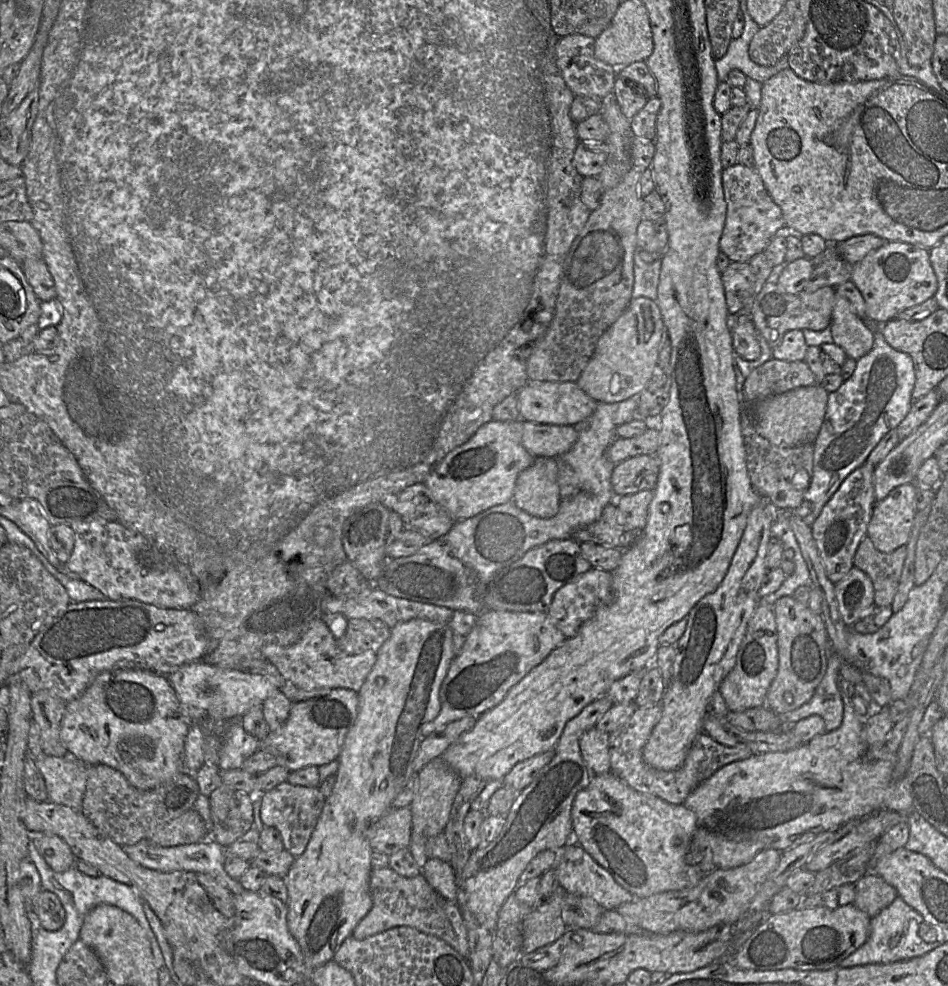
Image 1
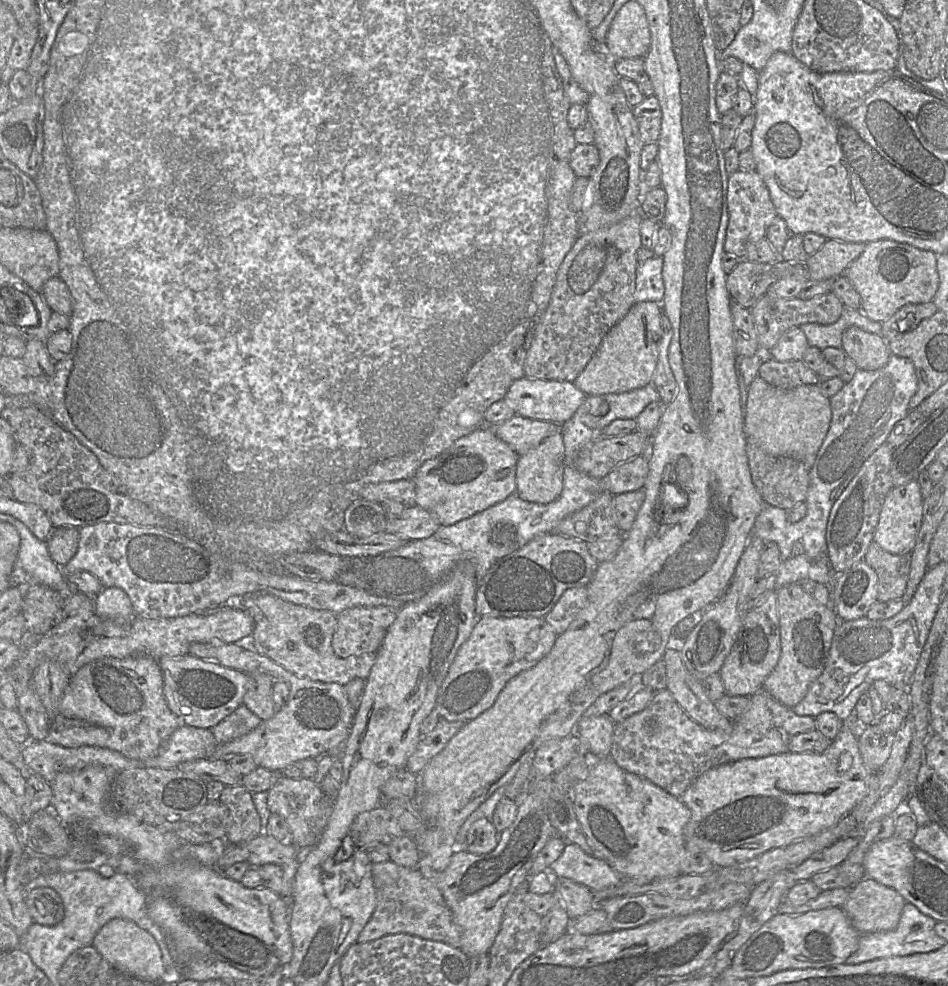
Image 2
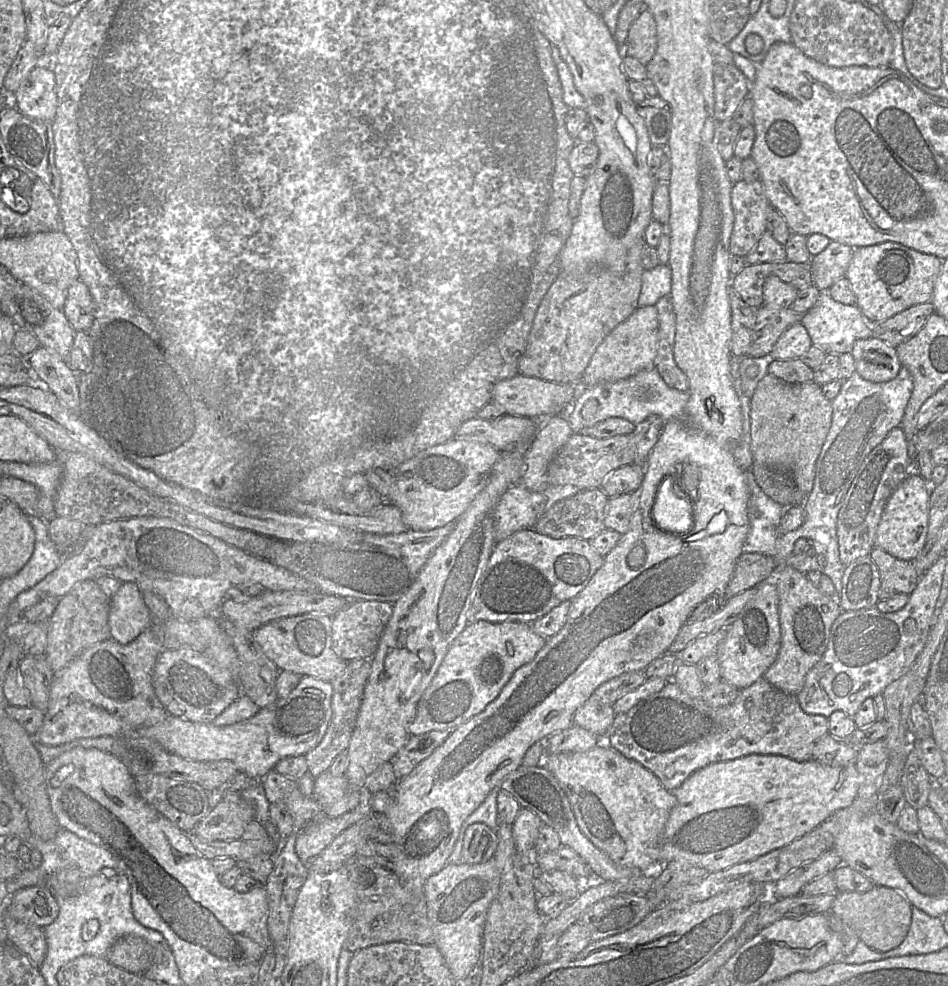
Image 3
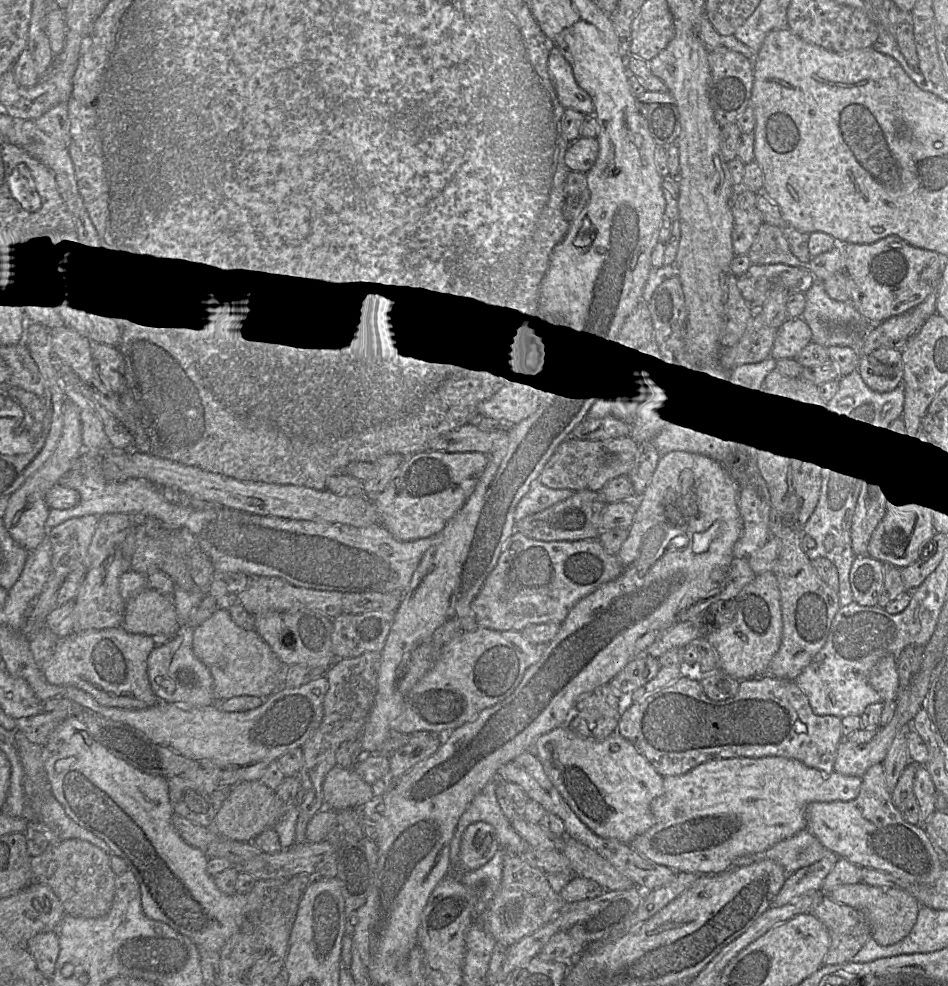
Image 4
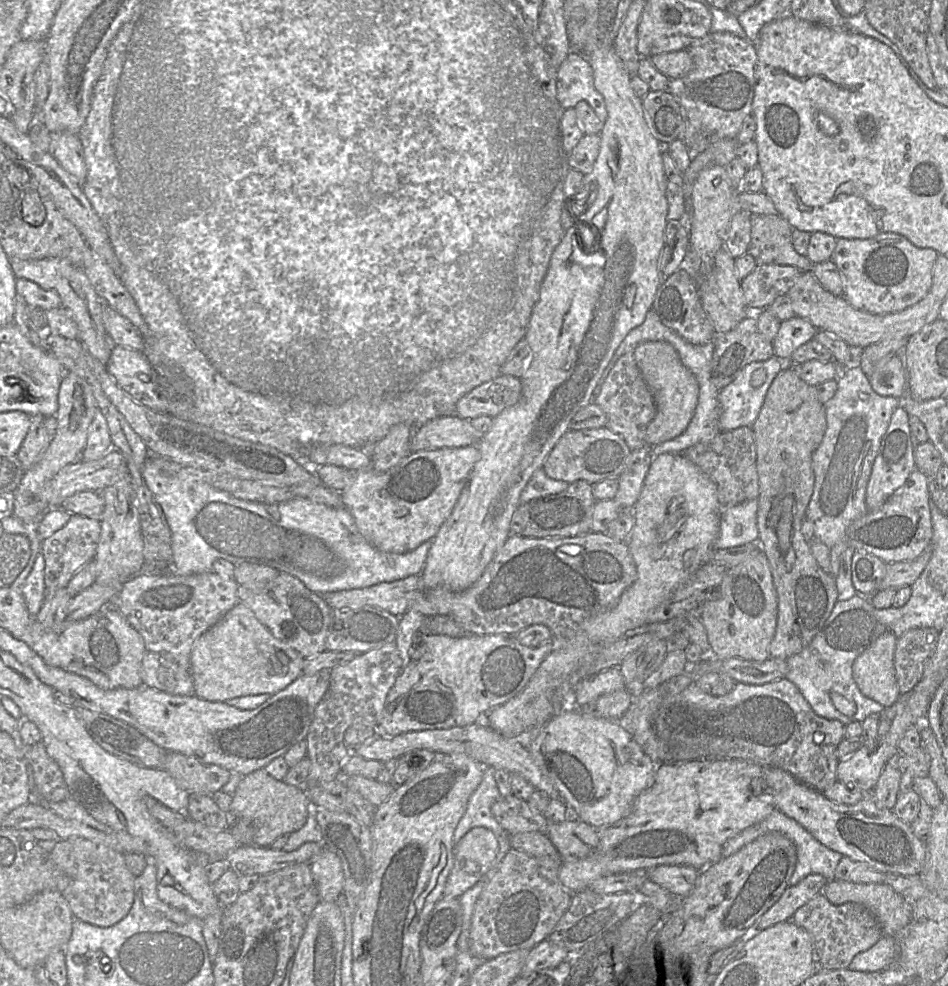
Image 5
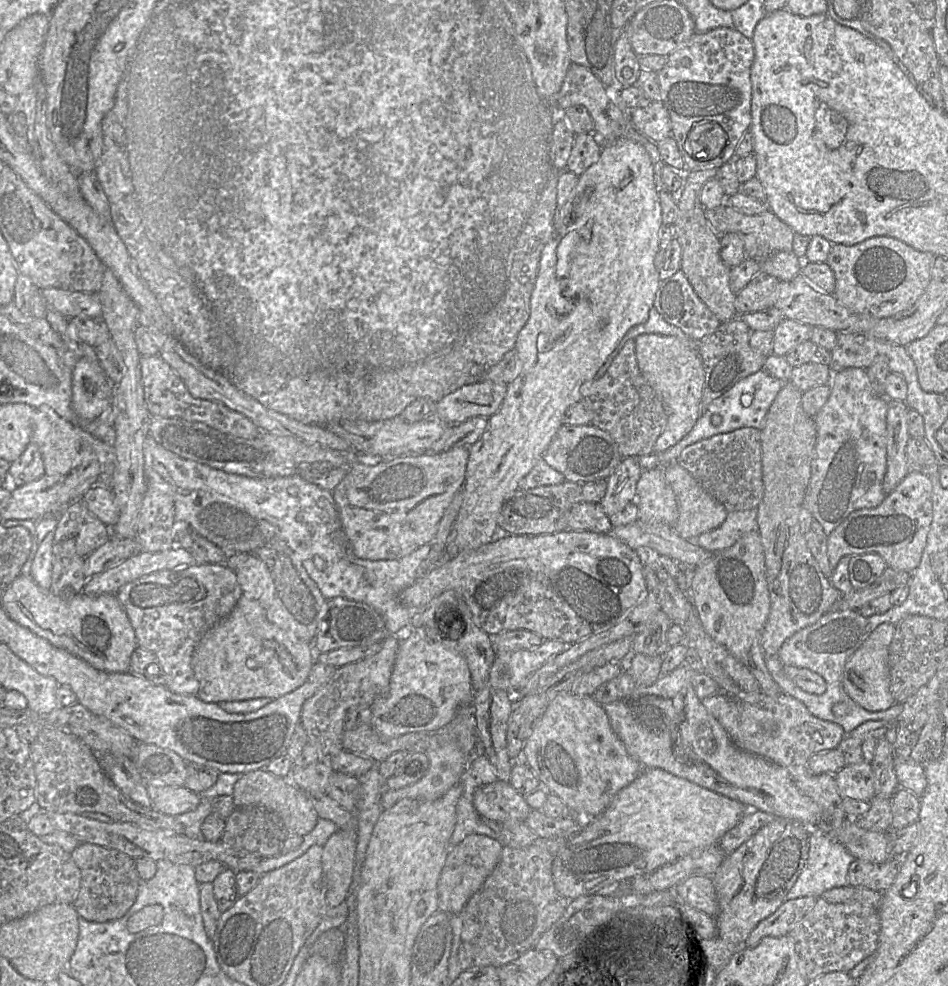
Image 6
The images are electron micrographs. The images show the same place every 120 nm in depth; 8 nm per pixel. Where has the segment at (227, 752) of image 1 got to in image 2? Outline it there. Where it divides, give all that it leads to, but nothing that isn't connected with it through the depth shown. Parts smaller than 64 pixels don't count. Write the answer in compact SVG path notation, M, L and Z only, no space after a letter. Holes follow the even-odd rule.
M243 703L211 730L220 745L251 732L261 724L261 721Z

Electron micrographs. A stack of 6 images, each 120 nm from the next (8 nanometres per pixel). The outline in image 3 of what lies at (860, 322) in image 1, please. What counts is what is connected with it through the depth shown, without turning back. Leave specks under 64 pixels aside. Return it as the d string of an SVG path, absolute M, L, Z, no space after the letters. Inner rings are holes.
M873 336L857 339L850 353L854 359L856 373L873 383L892 380L902 366L896 349Z

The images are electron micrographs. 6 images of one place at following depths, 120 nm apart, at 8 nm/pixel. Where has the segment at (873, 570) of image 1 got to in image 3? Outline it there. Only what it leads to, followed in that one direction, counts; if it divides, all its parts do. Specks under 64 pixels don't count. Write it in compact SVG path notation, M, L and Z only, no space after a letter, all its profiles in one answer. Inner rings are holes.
M874 547L869 556L880 573L879 600L887 600L899 594L911 594L921 577L913 561L898 559L878 547Z

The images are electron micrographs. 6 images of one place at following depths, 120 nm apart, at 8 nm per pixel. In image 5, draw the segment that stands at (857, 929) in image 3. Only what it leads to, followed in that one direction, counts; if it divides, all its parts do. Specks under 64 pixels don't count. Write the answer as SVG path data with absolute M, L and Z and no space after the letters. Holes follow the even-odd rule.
M833 879L825 884L822 893L835 905L854 902L866 907L875 916L882 933L886 936L894 937L912 919L912 902L898 894L886 883L854 883Z

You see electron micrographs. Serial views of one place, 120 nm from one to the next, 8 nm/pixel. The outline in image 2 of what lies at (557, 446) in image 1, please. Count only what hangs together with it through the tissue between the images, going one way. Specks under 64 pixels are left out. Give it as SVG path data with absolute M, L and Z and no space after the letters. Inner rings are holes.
M514 415L498 424L486 425L507 443L518 455L537 447L543 440L560 431L561 424L554 424Z

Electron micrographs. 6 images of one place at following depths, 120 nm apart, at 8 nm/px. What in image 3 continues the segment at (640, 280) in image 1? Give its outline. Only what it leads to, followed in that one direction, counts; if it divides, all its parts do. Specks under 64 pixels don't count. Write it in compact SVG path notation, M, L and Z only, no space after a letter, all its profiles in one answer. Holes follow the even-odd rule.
M659 264L653 269L644 270L638 306L655 305L657 301L671 292L672 272L667 264Z

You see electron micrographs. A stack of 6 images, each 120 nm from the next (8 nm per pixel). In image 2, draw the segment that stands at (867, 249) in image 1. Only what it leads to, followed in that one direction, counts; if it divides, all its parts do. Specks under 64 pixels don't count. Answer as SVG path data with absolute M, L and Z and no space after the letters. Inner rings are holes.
M826 240L805 262L808 278L816 281L835 279L862 254L866 243Z

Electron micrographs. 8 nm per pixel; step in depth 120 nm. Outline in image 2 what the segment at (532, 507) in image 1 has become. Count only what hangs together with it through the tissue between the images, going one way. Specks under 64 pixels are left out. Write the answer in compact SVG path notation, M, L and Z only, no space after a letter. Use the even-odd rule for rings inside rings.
M558 431L529 452L520 455L516 467L516 494L527 502L548 504L556 500L563 489L564 441Z

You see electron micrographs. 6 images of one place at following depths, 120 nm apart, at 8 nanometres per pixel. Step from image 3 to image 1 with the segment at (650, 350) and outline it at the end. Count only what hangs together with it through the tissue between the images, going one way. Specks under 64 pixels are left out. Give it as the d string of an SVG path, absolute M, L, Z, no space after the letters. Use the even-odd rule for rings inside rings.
M632 299L620 317L601 335L592 357L576 381L598 403L615 403L638 396L658 370L661 345L666 330L656 302Z

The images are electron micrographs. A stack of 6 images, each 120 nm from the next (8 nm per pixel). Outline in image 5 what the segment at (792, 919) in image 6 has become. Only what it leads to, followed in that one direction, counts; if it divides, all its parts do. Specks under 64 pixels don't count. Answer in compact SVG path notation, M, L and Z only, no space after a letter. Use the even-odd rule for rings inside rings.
M809 874L796 885L788 885L780 898L759 918L756 930L791 920L796 910L822 891L828 880L821 874Z

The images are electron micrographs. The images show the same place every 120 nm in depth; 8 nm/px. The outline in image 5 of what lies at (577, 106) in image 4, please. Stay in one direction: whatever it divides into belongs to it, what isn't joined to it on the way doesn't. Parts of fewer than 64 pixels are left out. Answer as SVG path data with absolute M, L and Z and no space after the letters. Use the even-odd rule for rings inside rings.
M570 50L557 69L556 99L563 109L585 101L602 122L607 118L604 99L594 86L593 70L579 52Z

